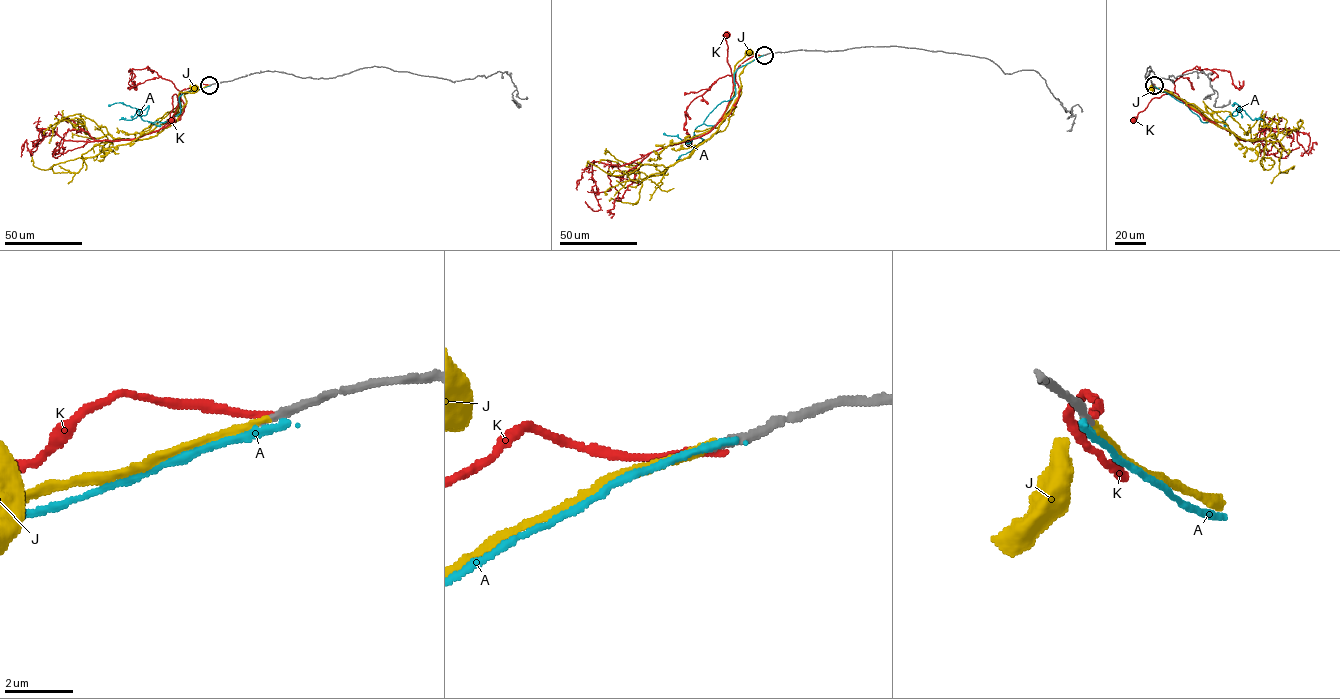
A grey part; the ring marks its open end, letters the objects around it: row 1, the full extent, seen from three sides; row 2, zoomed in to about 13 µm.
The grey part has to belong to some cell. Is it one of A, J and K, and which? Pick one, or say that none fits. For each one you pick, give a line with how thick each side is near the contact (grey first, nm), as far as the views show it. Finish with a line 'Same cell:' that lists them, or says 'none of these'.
J: 240 nm thick on the grey side, 220 nm on the other
Same cell: J

